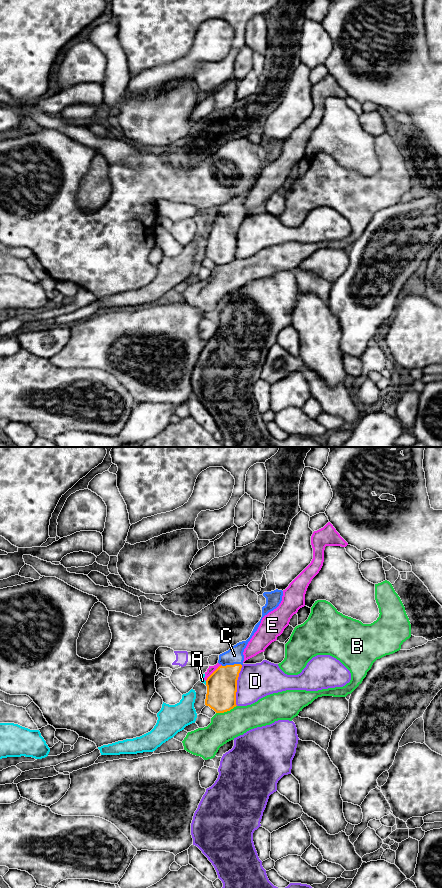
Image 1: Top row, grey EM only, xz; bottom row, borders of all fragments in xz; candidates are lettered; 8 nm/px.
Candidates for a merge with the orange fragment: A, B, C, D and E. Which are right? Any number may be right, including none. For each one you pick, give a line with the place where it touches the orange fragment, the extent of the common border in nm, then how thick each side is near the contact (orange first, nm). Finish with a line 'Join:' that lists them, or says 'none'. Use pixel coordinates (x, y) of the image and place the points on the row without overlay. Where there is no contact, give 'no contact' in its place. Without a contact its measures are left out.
C: meets orange in xz at (231, 217); contact 170 nm long; 240 nm thick on the orange side, 140 nm on the other
Join: C

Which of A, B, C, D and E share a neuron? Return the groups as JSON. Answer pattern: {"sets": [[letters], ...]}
{"sets": [["A", "E"], ["B"], ["C"], ["D"]]}

